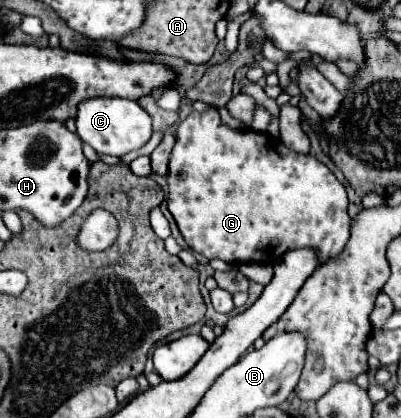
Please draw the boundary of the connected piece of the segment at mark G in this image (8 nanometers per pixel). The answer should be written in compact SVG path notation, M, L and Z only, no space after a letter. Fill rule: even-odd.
M209 109L205 113L199 113L199 111L193 111L185 121L179 123L177 127L177 143L173 147L173 153L171 153L171 161L169 161L169 175L167 175L167 181L169 181L169 197L167 197L167 207L169 207L169 213L173 215L185 243L201 253L203 257L207 259L221 259L225 263L235 263L235 265L241 265L241 263L251 263L251 261L257 261L257 263L275 263L277 259L281 259L283 253L291 251L291 249L297 249L297 247L315 247L319 249L319 263L327 263L329 259L337 257L345 243L349 241L349 223L351 223L351 217L347 215L347 193L345 193L345 187L337 181L337 177L321 163L317 161L313 155L303 155L303 153L297 153L289 147L285 147L279 139L267 135L267 133L259 133L259 131L233 131L231 127L223 125L217 109Z

